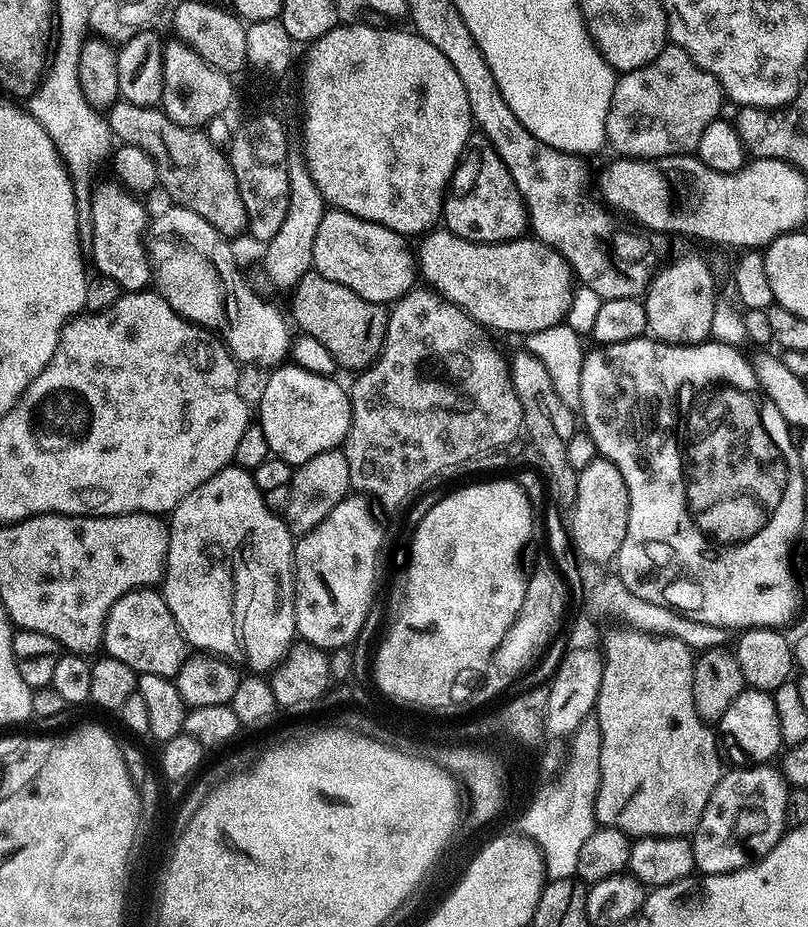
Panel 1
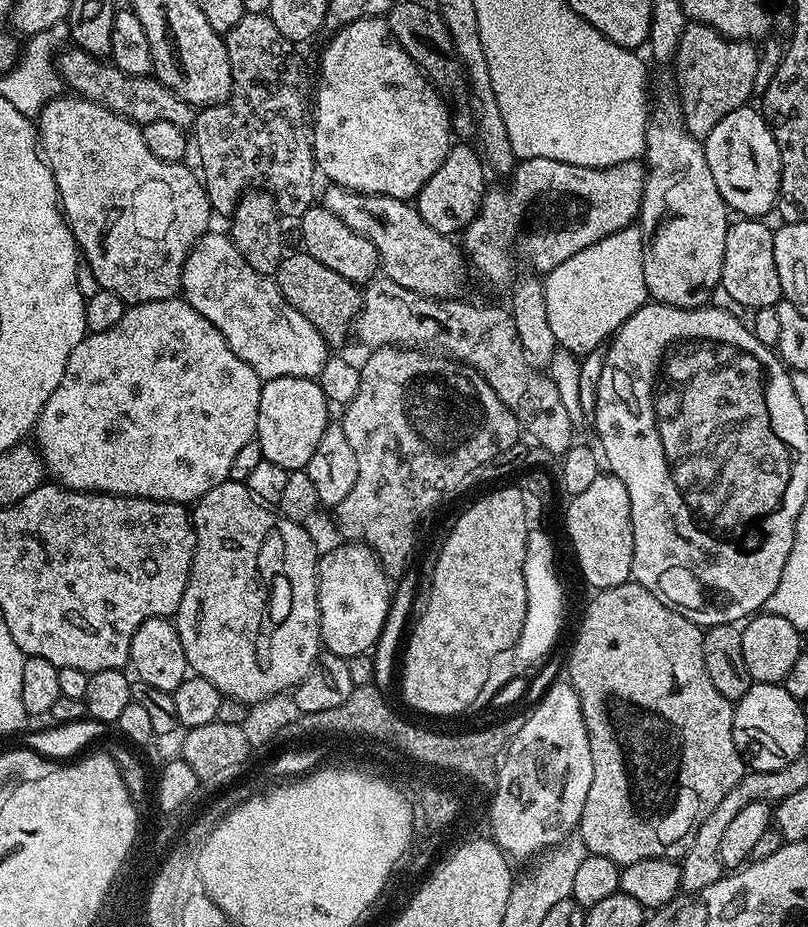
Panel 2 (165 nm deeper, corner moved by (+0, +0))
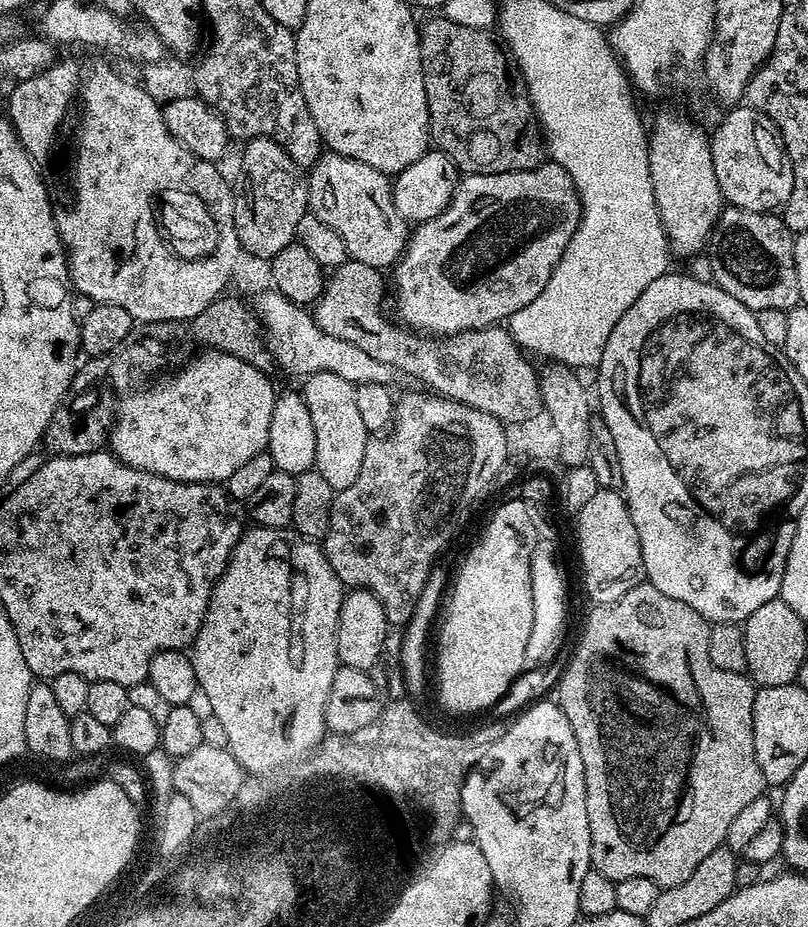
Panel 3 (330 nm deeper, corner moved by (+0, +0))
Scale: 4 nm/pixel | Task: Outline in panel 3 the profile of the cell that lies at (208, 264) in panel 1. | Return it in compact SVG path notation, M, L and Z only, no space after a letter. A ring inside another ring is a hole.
M275 290L267 291L260 297L262 298L258 316L265 334L264 342L278 368L280 366L292 374L298 374L300 378L320 372L337 374L354 385L366 382L391 385L395 378L398 378L396 368L371 358L370 354L363 352L358 346L351 345L350 342L326 334L303 305L290 302Z

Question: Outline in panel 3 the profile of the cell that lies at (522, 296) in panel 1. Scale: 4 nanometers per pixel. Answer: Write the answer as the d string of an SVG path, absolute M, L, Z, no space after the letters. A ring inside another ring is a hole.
M328 152L312 165L307 178L310 211L342 237L351 259L366 262L371 268L387 270L404 255L410 224L394 210L392 180L385 173L374 170L374 166L366 166L366 162Z

